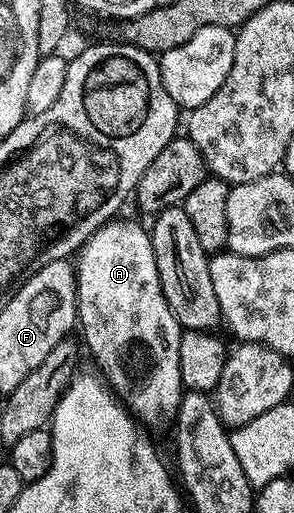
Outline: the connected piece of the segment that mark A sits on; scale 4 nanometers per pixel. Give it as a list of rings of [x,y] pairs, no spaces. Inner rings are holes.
[[[116,217],[96,228],[77,252],[73,263],[77,323],[81,331],[83,327],[83,339],[107,386],[136,420],[155,423],[162,415],[174,416],[185,390],[179,369],[181,328],[162,293],[148,228],[123,218]]]

